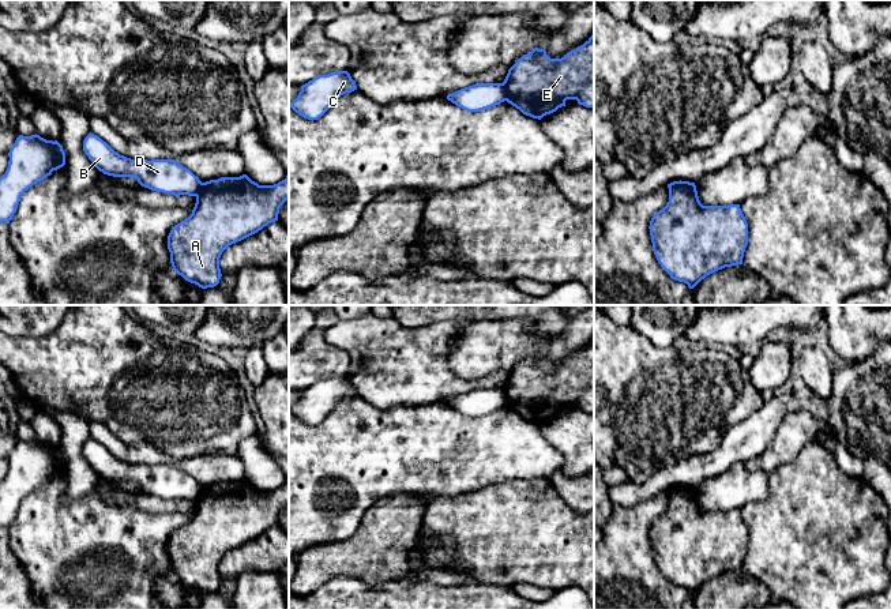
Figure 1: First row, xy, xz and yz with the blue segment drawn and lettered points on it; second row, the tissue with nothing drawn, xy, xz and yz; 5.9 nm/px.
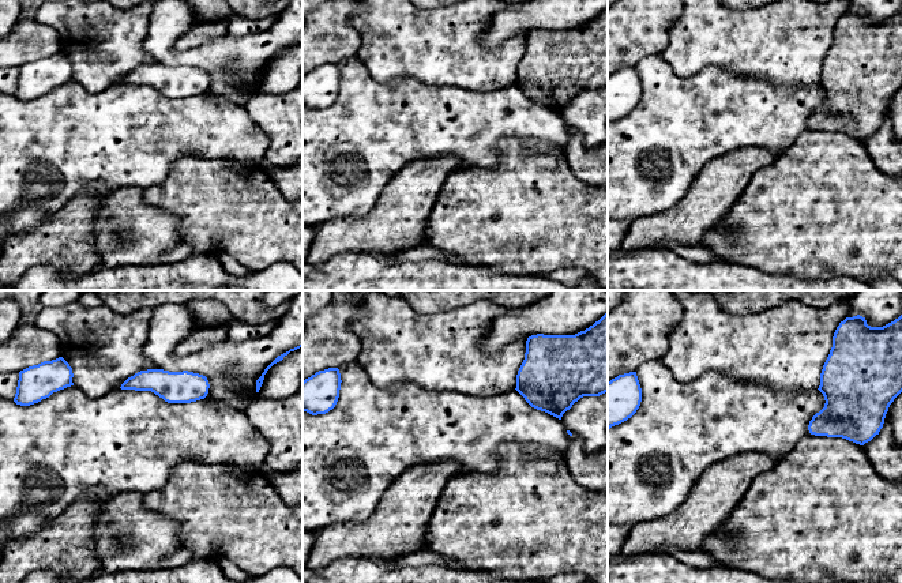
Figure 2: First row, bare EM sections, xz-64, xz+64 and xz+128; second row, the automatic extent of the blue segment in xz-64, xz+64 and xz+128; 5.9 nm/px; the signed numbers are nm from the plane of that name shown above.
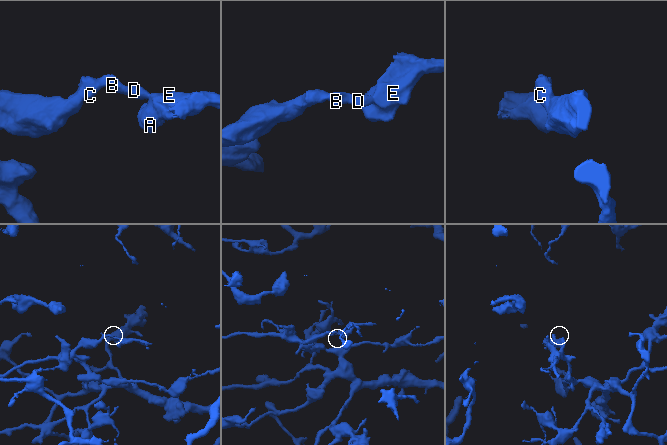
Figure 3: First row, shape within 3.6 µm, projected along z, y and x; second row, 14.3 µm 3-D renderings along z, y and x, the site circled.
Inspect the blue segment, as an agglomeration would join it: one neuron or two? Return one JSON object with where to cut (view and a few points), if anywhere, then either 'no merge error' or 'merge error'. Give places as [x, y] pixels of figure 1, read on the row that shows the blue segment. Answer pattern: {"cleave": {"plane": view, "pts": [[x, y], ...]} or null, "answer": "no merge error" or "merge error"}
{"cleave": {"plane": "xz", "pts": [[502, 83], [507, 100]]}, "answer": "merge error"}

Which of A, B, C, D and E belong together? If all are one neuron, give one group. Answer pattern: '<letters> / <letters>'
A E / B C D

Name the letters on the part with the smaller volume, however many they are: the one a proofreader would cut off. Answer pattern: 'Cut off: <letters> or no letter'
Cut off: A, E

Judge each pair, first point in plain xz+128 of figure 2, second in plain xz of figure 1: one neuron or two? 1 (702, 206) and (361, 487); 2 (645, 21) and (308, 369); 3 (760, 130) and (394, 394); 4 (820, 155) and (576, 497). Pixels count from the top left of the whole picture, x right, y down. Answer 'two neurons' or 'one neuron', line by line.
1: two neurons
2: one neuron
3: two neurons
4: two neurons

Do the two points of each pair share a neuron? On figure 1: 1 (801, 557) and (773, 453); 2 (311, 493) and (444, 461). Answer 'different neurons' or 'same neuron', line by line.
1: different neurons
2: same neuron

